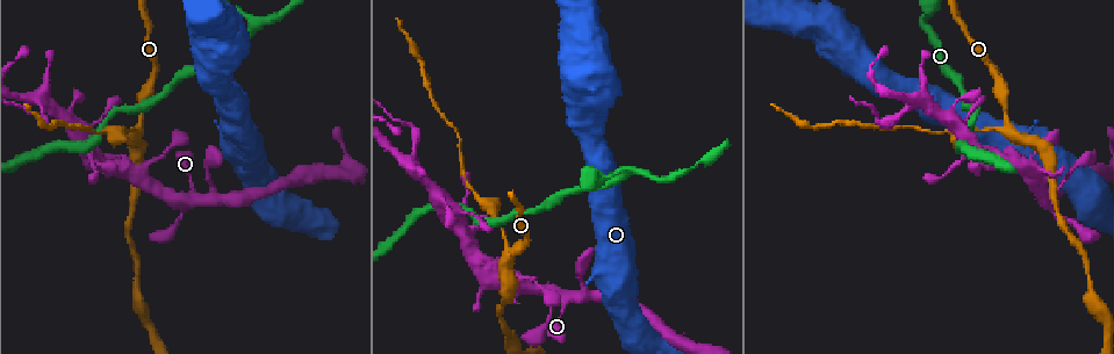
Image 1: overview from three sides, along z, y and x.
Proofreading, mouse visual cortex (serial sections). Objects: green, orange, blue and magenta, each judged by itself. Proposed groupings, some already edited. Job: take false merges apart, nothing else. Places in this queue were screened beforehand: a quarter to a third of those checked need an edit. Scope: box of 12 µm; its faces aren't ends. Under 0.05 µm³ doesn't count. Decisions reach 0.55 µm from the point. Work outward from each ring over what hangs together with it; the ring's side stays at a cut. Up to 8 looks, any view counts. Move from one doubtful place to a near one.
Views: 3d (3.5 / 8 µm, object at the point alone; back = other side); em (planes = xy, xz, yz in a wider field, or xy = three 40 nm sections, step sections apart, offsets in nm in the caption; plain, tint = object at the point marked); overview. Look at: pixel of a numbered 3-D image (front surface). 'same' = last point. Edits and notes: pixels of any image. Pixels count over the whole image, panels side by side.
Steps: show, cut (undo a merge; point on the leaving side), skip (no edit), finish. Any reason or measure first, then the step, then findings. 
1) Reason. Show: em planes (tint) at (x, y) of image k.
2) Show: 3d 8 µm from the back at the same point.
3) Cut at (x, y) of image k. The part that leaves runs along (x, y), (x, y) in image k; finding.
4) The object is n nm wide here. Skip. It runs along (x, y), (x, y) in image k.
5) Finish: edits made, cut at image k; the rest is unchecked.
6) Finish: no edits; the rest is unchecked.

Small branch off a trunk. Show: 3d 3.5 µm at (1009, 130) of image 1.

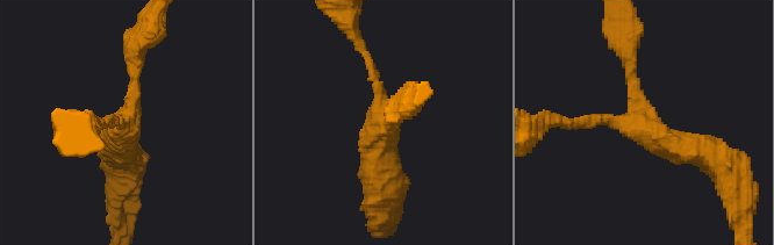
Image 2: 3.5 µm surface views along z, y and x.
3 arms meet here; the arms are 150, 200, 400 nm wide. Show: em xy step 1 (tint) at (636, 123) of image 2.

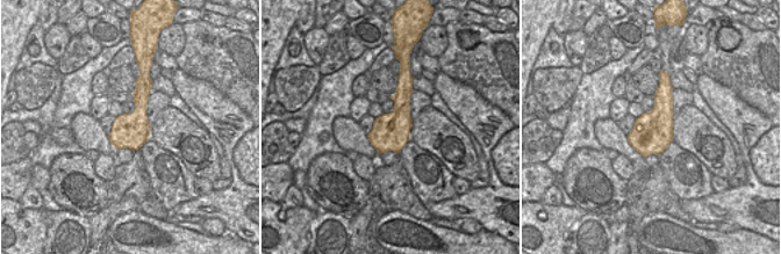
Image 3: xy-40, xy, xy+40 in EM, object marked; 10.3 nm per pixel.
Skip. It runs along (626, 45), (638, 121), (707, 152) in image 2; all the same cell.

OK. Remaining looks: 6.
Sharp bend. Show: 3d 3.5 µm at (562, 299) of image 1.

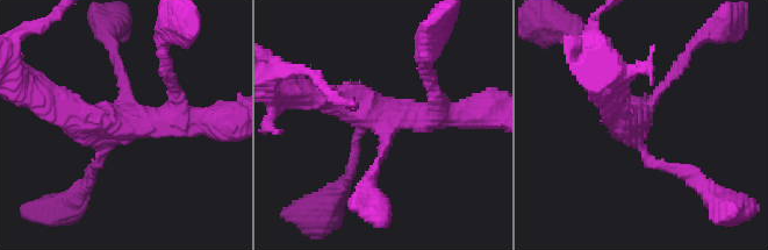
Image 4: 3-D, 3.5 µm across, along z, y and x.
4 arms meet here; the arms are 100, 150, 350, 400 nm wide; now the EM. Show: em xy step 2 (tint) at (126, 108) of image 4.

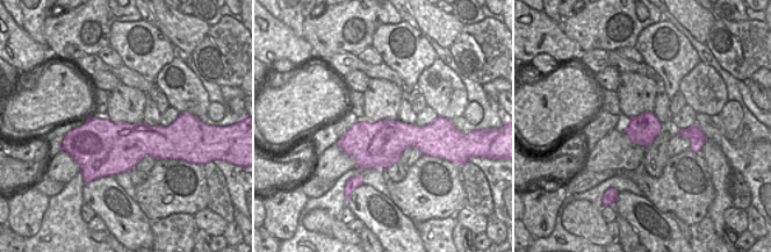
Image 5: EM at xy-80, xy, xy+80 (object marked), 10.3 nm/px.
Skip. It runs along (693, 49), (636, 120), (618, 109) in image 4; continuous, no second cell.

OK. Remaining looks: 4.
Narrows sharply. Show: 3d 3.5 µm at (43, 101) of image 1.

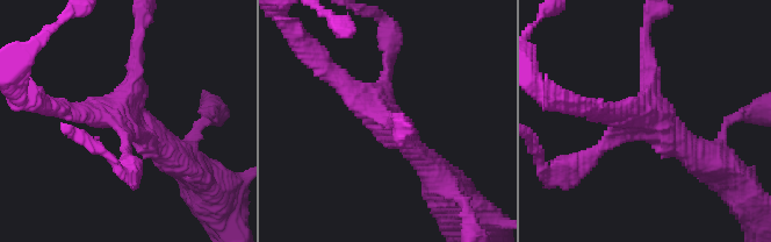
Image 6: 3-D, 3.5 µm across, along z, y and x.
Now the EM. Show: em xy step 1 (tint) at (383, 121) of image 6.

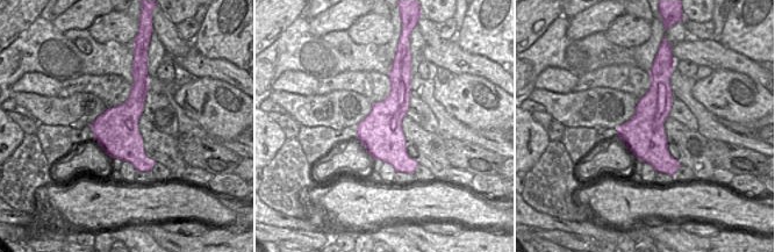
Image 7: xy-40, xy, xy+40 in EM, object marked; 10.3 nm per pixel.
Show: em planes (tint) at the same point.

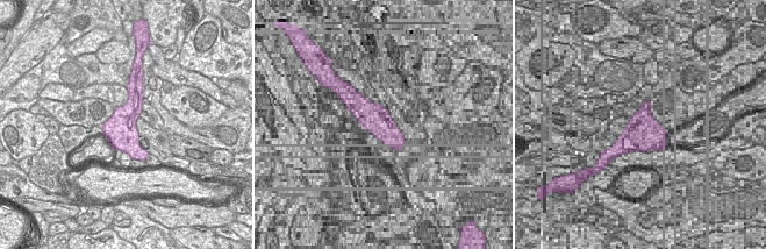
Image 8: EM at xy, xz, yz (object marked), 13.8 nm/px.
Skip. It runs along (427, 168), (413, 147), (324, 64) in image 6; one cell here.

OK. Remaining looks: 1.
Finish: no edits; the rest is unchecked.

